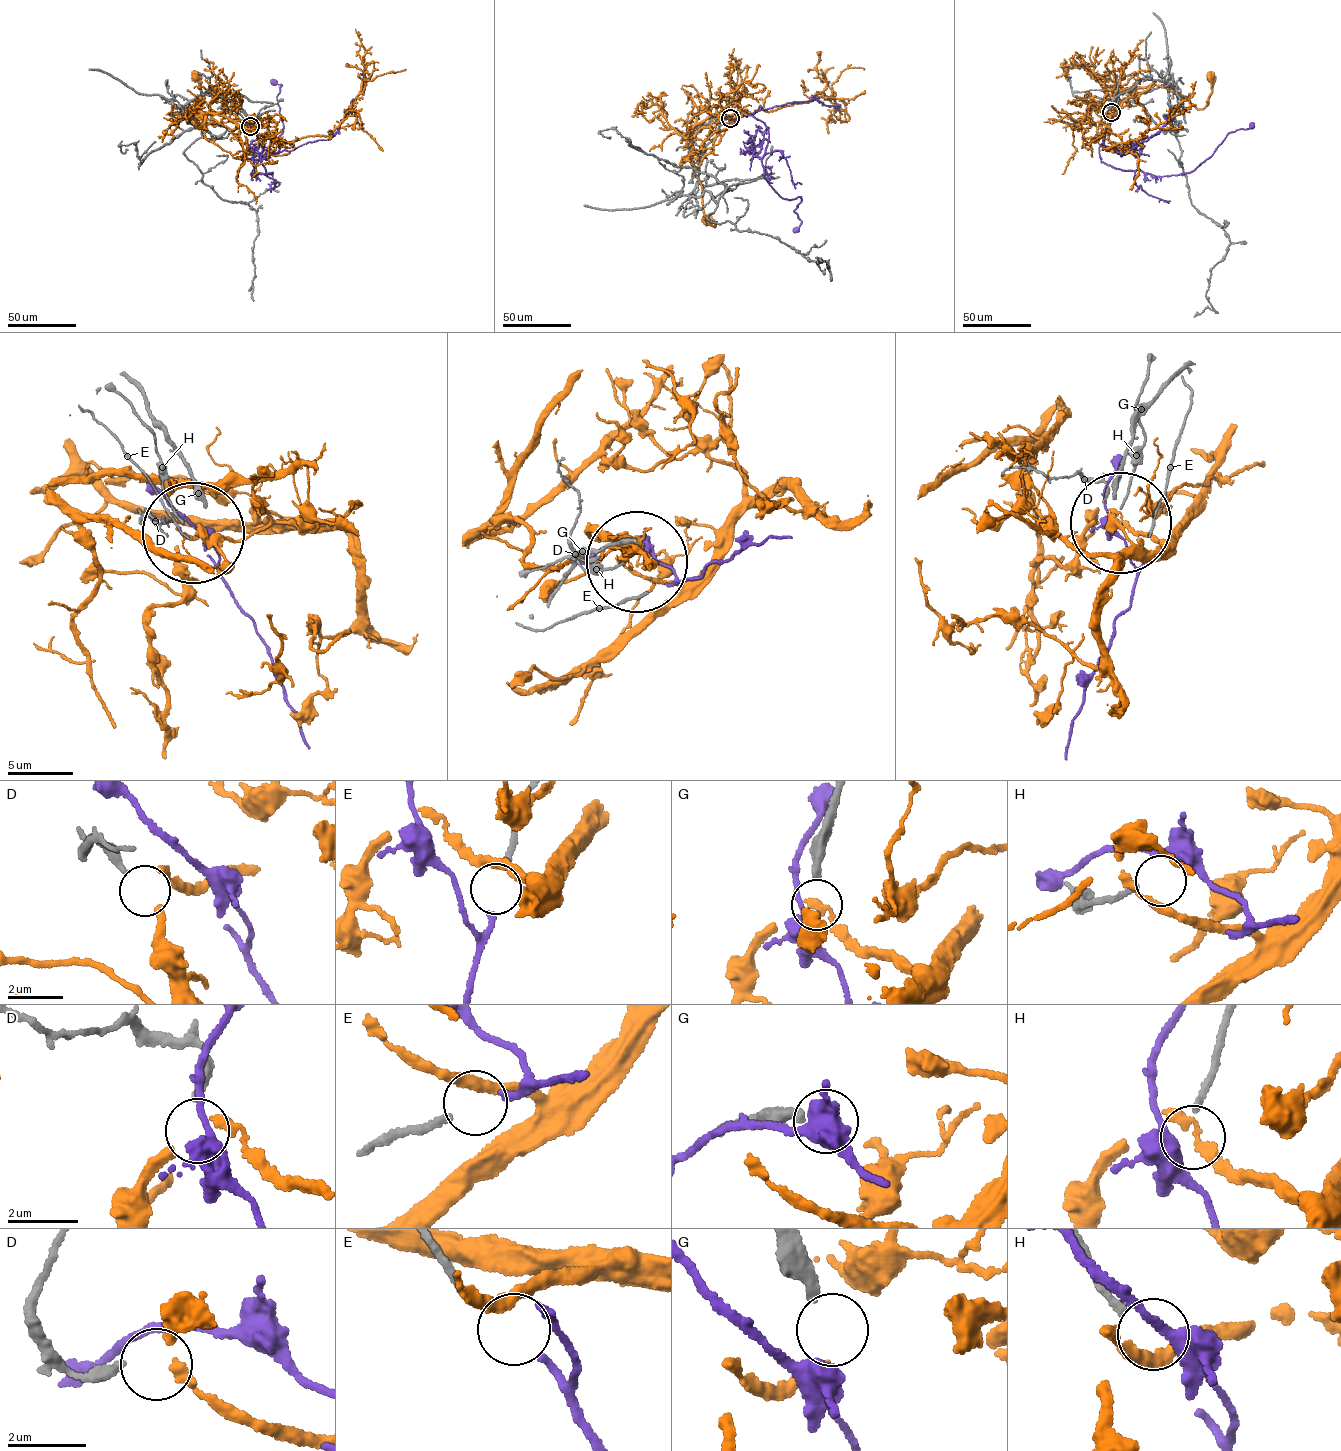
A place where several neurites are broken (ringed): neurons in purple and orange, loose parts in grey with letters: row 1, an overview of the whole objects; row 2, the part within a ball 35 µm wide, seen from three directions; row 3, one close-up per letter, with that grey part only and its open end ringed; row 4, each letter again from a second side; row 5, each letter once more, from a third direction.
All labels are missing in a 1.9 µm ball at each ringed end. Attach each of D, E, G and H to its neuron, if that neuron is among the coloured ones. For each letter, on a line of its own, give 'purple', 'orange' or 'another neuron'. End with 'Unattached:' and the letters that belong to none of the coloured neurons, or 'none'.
D: another neuron
E: purple
G: another neuron
H: another neuron
Unattached: D, G, H

